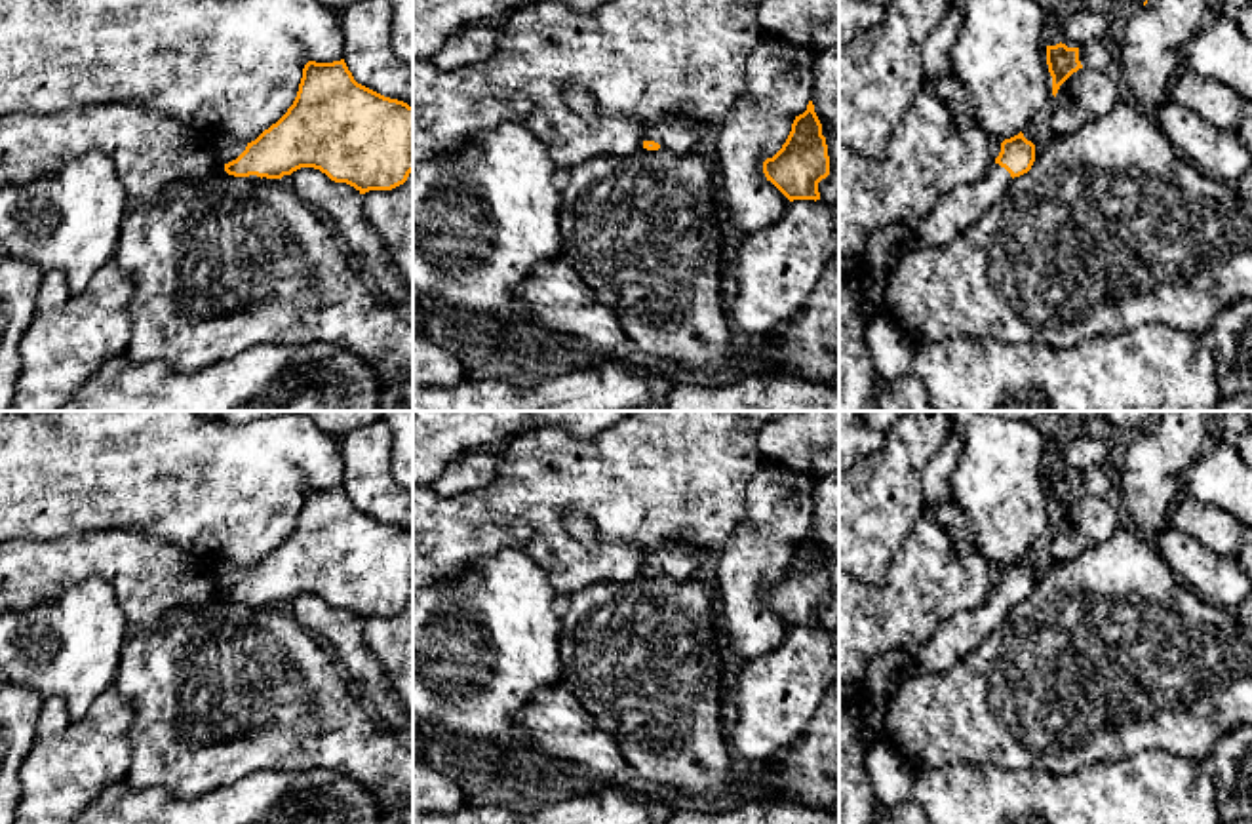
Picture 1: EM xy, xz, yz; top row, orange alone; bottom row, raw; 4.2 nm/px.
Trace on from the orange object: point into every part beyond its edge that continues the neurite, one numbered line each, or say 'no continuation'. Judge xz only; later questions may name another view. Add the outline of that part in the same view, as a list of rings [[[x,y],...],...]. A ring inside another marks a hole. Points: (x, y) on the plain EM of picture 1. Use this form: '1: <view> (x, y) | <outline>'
1: xz (680, 562) | [[[685,542],[653,546],[643,552],[643,567],[655,567],[660,575],[683,582],[708,573],[714,554],[710,548],[689,546]]]

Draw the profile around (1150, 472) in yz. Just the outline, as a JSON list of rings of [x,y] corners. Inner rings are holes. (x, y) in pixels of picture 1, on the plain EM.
[[[1157,411],[1142,438],[1128,445],[1113,470],[1119,510],[1149,540],[1168,527],[1174,506],[1185,499],[1184,472],[1210,449],[1212,422],[1206,411]]]

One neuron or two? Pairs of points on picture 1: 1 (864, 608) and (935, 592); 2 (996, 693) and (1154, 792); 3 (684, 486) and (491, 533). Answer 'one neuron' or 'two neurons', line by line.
1: one neuron
2: two neurons
3: one neuron

